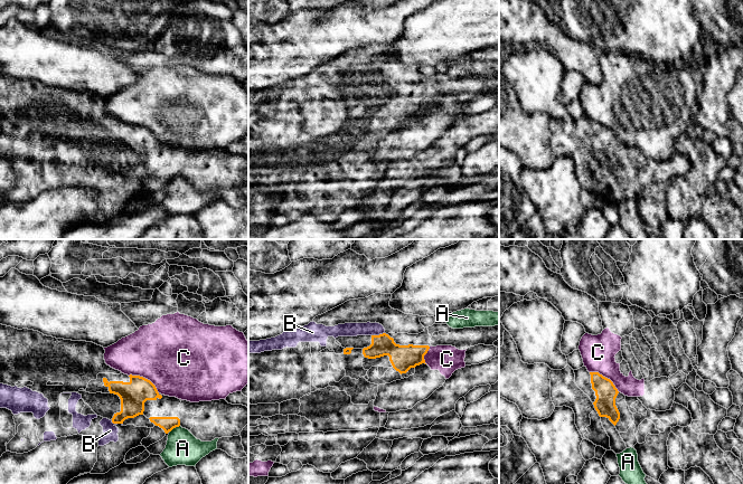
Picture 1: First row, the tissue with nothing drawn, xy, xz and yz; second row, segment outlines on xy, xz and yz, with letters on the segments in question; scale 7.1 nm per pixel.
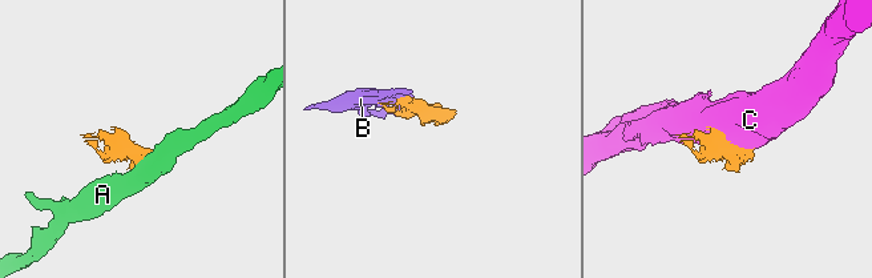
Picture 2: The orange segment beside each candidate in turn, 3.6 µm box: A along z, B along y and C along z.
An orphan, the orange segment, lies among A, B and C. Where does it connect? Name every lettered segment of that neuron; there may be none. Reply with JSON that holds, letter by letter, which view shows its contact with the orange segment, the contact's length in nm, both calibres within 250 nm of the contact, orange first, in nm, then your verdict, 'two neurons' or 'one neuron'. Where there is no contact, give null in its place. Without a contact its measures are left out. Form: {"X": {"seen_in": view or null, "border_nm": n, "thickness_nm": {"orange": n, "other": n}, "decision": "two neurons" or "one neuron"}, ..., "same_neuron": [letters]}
{"A": {"seen_in": "xy", "border_nm": 90, "thickness_nm": {"orange": 100, "other": 240}, "decision": "two neurons"}, "B": {"seen_in": "xz", "border_nm": 100, "thickness_nm": {"orange": 180, "other": 100}, "decision": "one neuron"}, "C": {"seen_in": "xy", "border_nm": 260, "thickness_nm": {"orange": 200, "other": 480}, "decision": "two neurons"}, "same_neuron": ["B"]}

